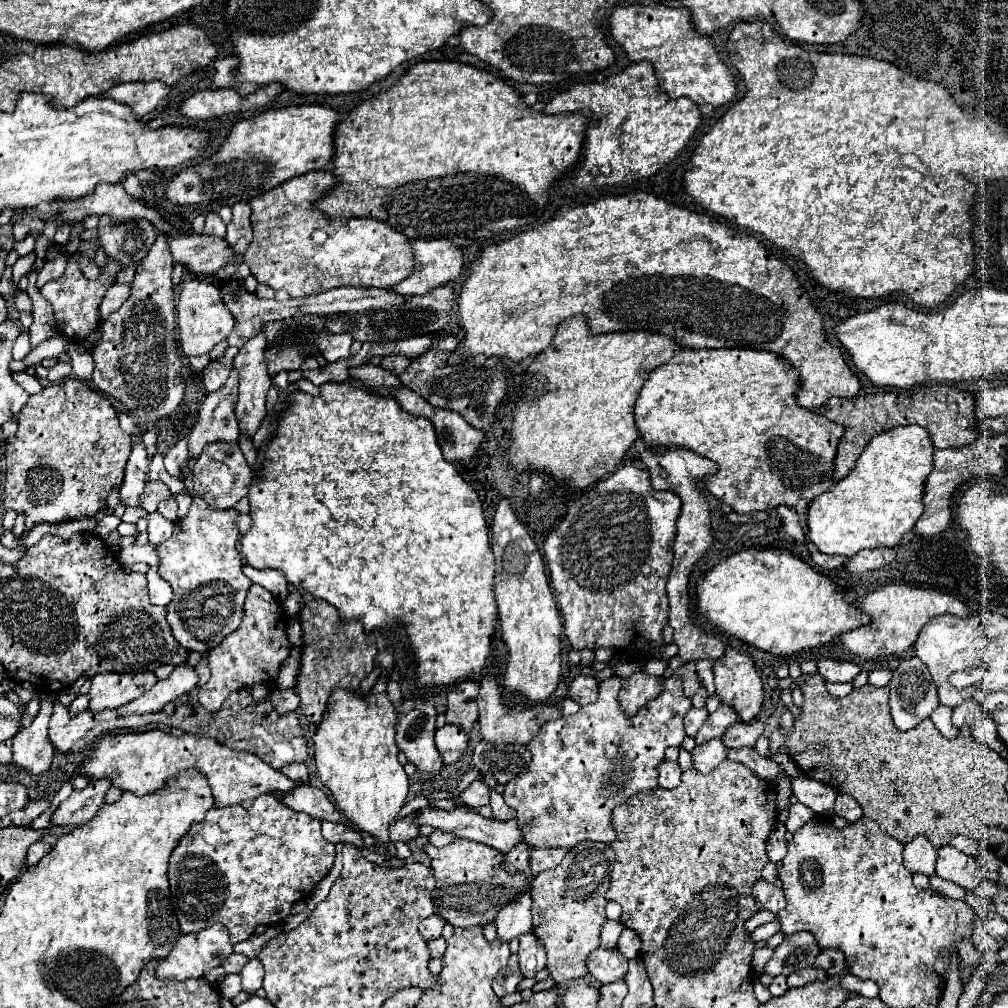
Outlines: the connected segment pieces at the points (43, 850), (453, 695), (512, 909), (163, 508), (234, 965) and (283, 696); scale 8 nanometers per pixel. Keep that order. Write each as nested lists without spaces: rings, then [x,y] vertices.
[[[35,842],[35,844],[31,844],[29,852],[27,852],[27,860],[25,860],[27,866],[35,866],[49,852],[51,852],[51,844],[47,844],[47,842]]]
[[[475,678],[461,680],[447,694],[447,712],[445,712],[447,722],[461,726],[467,734],[477,722],[477,694],[479,694],[479,682]]]
[[[525,890],[521,896],[505,904],[495,918],[495,924],[497,938],[507,942],[531,932],[531,892]]]
[[[171,496],[171,498],[167,498],[167,500],[163,500],[161,504],[159,504],[159,514],[163,514],[165,518],[169,518],[169,520],[175,520],[177,518],[177,500]]]
[[[231,954],[231,956],[223,962],[223,970],[225,970],[227,974],[239,974],[245,964],[247,964],[247,956],[243,956],[243,954]]]
[[[293,688],[273,690],[273,692],[269,694],[269,698],[271,698],[271,702],[275,704],[275,710],[277,710],[279,714],[287,714],[287,712],[297,710],[297,706],[299,706],[299,696],[295,696],[295,694],[297,694],[297,692],[295,692]]]

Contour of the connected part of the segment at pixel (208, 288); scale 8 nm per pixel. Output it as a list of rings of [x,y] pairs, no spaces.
[[[187,280],[183,284],[177,304],[177,324],[179,324],[179,344],[187,356],[207,354],[215,344],[225,340],[233,328],[231,312],[225,308],[221,292],[205,280]]]

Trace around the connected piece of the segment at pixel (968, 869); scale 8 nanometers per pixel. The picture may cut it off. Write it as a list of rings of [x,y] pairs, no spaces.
[[[943,846],[937,858],[937,876],[965,890],[975,890],[983,882],[985,872],[977,866],[973,856],[967,856],[953,846]]]

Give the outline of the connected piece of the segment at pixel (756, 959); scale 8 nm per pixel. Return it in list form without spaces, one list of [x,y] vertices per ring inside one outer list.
[[[757,948],[753,954],[753,970],[761,976],[765,972],[765,964],[769,962],[769,958],[773,956],[773,948]]]

